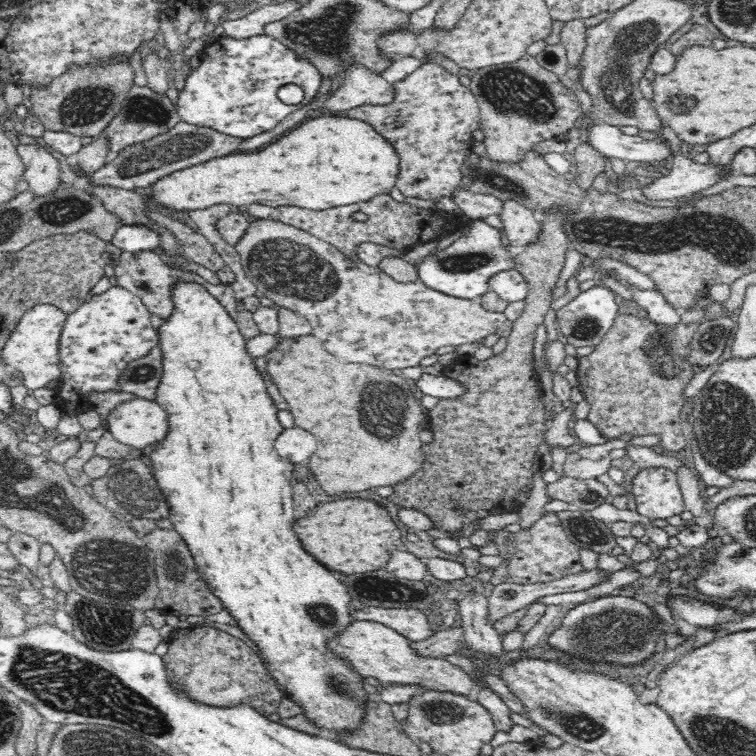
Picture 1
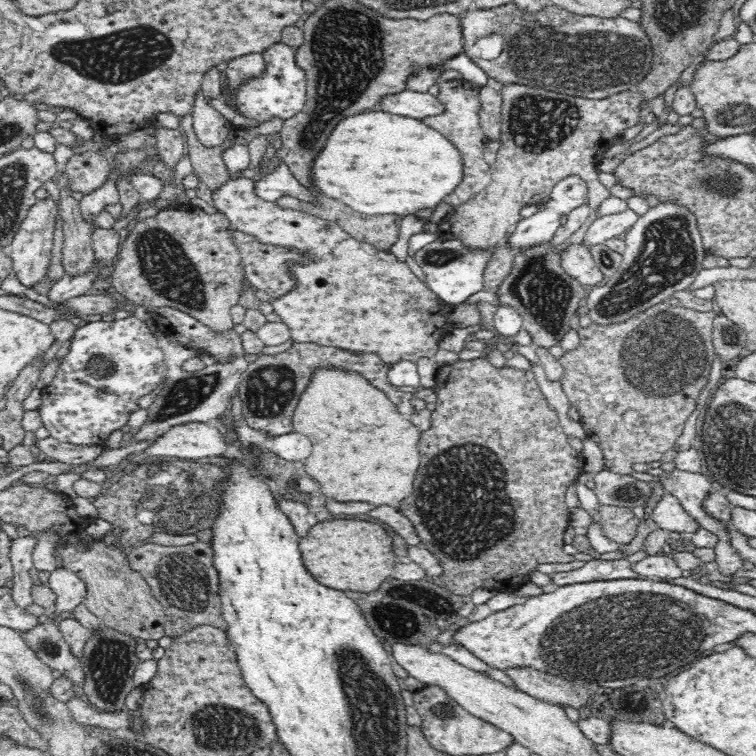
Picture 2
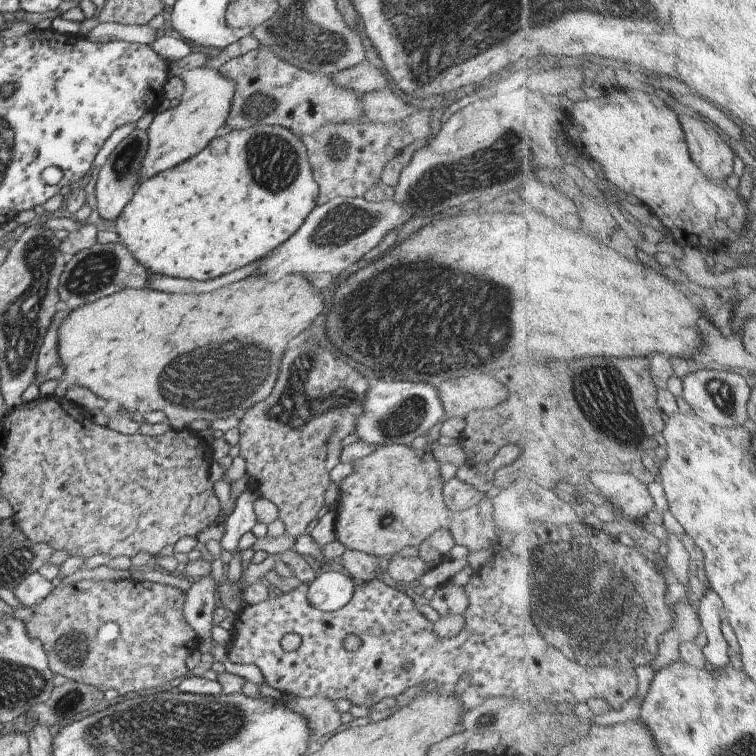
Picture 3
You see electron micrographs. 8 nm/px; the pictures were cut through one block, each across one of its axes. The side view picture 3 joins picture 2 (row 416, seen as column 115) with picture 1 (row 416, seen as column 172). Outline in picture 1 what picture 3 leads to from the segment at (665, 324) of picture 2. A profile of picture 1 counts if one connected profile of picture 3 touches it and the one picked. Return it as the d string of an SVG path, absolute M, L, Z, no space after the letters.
M628 312L615 318L613 325L608 329L604 338L596 344L592 353L578 357L579 389L584 394L586 401L590 403L590 412L586 419L596 425L602 436L612 440L625 432L629 432L633 436L659 434L661 441L658 445L662 448L676 453L686 448L688 442L684 437L680 414L682 414L682 406L686 400L683 390L702 370L688 353L689 340L696 332L698 325L699 323L684 325L684 323L678 322L676 326L665 326L652 322L647 316L640 318L635 312Z

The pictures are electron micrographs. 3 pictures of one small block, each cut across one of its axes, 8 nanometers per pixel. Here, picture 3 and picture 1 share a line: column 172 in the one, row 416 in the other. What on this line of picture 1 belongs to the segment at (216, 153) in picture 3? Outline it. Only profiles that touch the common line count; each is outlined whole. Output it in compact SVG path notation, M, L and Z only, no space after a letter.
M178 281L173 284L171 297L174 305L173 313L157 330L164 374L159 380L156 389L157 397L155 398L156 402L162 405L167 412L169 425L166 436L150 452L149 456L153 477L157 480L157 485L165 496L170 509L169 520L187 544L195 560L197 571L202 574L203 579L210 587L209 591L224 604L225 609L236 619L242 631L261 651L262 663L268 669L268 674L276 679L283 696L296 702L299 708L302 708L302 714L322 728L326 737L339 740L342 733L351 733L361 725L361 722L364 722L364 718L366 718L365 704L370 701L368 700L369 694L362 687L362 680L365 677L356 672L347 660L340 660L336 653L332 653L328 649L328 640L340 636L344 632L343 628L351 625L351 622L354 621L352 619L353 610L349 608L350 594L348 594L346 586L342 586L342 582L338 582L326 566L322 566L314 556L310 556L302 548L300 540L296 538L296 534L292 530L292 524L294 524L294 502L292 502L294 500L292 498L294 464L287 458L281 457L274 448L276 438L284 429L276 415L279 408L274 404L273 398L267 391L264 377L257 370L256 363L252 361L252 356L246 349L246 338L226 308L202 284Z

